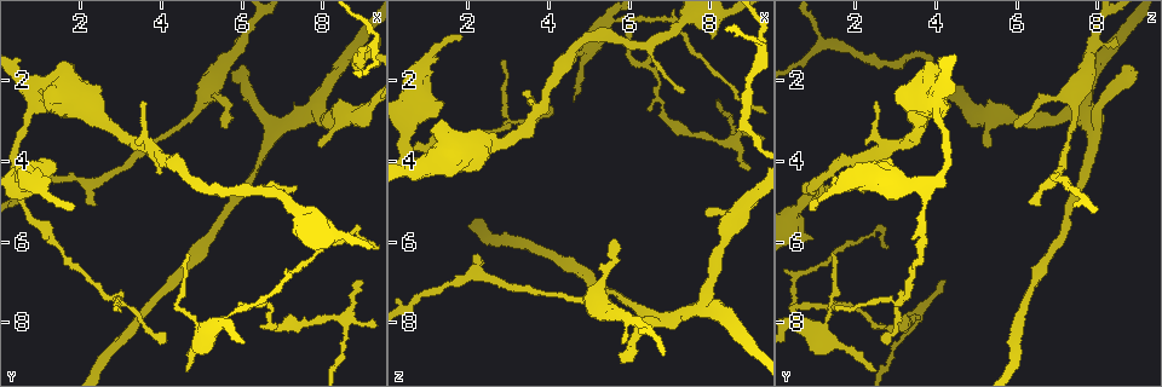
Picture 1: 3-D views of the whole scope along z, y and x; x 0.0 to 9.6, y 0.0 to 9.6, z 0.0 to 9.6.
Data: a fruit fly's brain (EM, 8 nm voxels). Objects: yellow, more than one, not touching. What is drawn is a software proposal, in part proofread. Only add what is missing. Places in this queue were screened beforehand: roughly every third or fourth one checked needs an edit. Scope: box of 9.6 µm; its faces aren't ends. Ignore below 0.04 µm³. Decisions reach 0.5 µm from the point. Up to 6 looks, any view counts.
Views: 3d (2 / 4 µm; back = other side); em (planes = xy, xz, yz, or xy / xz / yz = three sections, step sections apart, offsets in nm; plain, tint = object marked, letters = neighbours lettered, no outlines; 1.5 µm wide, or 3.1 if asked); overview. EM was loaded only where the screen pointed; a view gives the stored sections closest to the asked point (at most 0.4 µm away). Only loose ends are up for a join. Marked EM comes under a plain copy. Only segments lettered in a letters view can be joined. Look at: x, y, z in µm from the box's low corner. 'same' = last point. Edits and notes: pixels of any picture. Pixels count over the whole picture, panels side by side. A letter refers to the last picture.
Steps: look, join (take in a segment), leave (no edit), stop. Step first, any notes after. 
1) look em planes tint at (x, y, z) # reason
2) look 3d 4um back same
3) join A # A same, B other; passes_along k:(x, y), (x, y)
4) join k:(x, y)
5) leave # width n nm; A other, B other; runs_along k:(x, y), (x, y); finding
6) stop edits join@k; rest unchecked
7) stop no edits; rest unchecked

look 3d 2um at (4.60, 6.30, 1.45) # tapers out

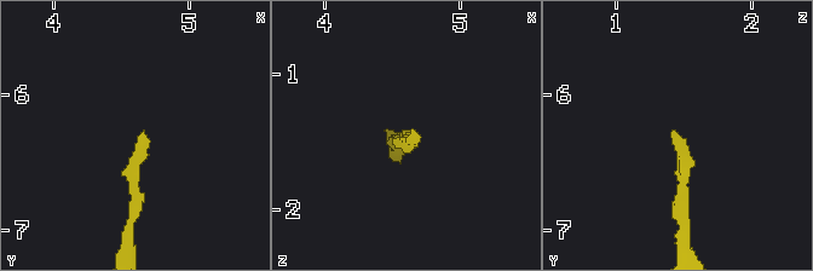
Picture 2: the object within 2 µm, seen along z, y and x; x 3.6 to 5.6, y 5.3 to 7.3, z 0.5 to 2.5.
look em xz step 8 tint at (4.68, 6.28, 1.42) # now the EM

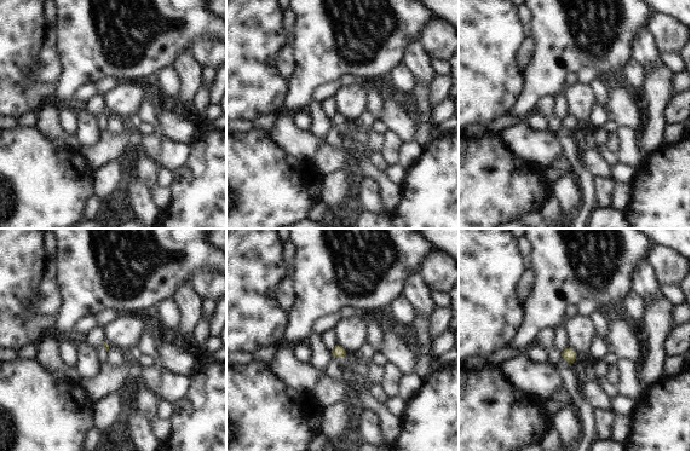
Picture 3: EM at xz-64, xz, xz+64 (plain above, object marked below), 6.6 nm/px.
look em planes letters same

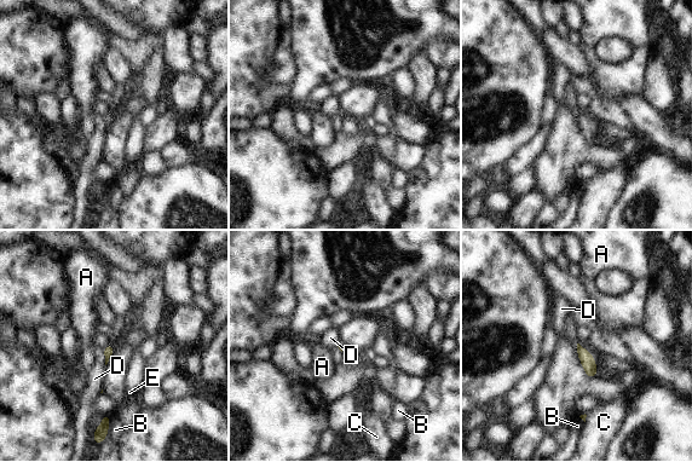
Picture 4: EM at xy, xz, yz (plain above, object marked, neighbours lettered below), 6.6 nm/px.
leave # A other, B other, C other, D other, E other; border 4:(103, 348), (105, 365); no lettered segment goes on from it

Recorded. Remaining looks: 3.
look em planes letters at (7.35, 4.65, 2.20) # thin end

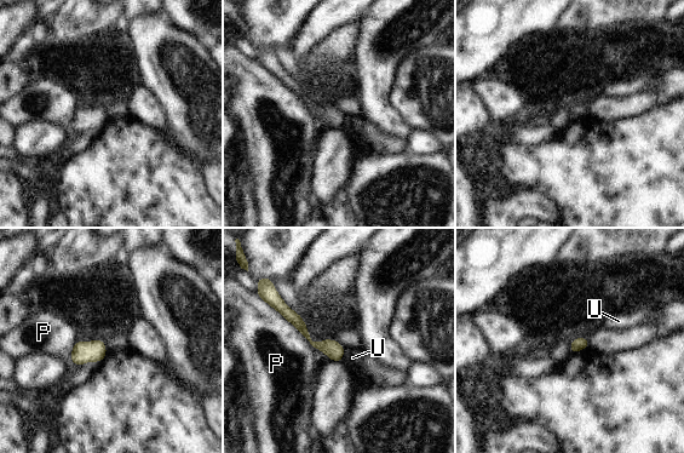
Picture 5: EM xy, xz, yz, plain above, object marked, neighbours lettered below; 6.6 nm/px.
leave # width 90 nm; P other, U other; no lettered segment goes on from it

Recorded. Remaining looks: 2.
look em yz step 4 tint at (5.70, 1.80, 8.75) # an open end

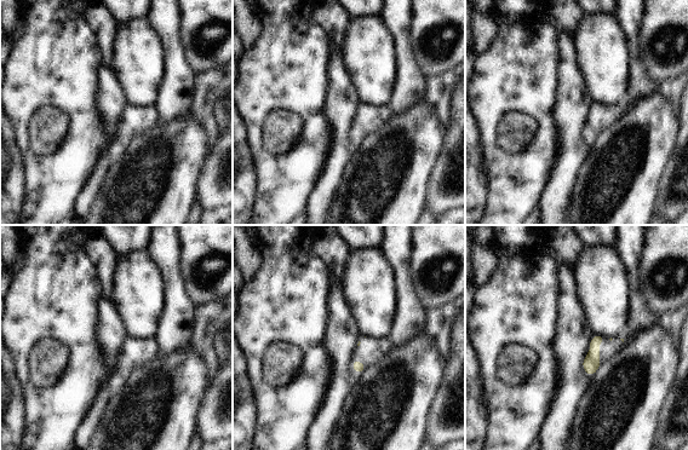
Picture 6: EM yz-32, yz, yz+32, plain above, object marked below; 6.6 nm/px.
look em planes letters same

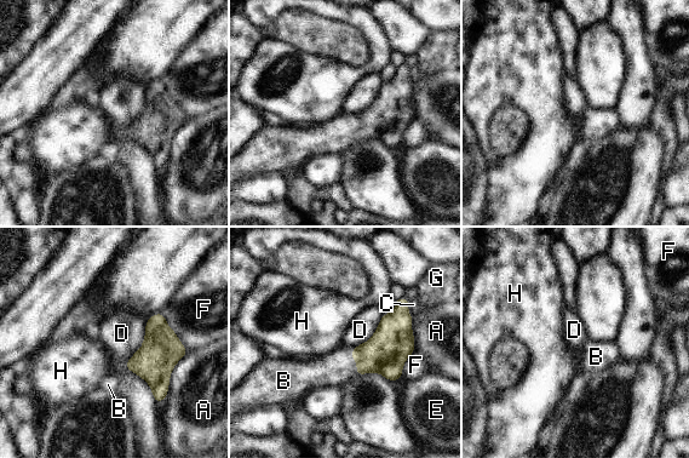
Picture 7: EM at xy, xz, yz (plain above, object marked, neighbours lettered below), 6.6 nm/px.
join B # A other, B same, C other, D other, E other, F other, G other, H other; the neuron continues

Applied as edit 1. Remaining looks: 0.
stop edits join@7; rest unchecked

